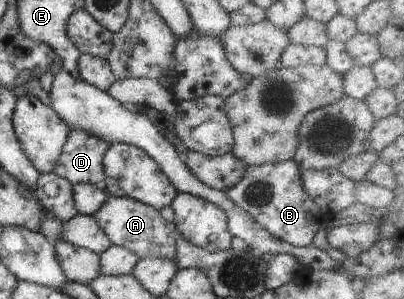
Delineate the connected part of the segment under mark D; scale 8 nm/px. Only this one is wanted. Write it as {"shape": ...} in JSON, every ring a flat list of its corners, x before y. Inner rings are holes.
{"shape":[[70,131,53,173,68,179,71,185,78,183,104,187,103,156,108,145,83,131]]}

